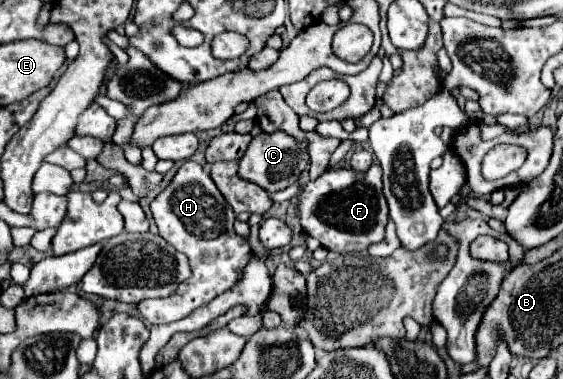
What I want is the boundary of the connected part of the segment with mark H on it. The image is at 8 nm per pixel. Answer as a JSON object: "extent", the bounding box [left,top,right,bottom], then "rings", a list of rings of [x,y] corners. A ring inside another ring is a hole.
{"extent":[138,160,252,324],"rings":[[[186,160],[178,168],[168,188],[152,200],[150,210],[158,226],[158,234],[176,250],[184,252],[192,266],[192,276],[178,284],[178,288],[168,298],[154,298],[138,304],[138,312],[144,320],[150,324],[166,324],[190,316],[198,306],[208,304],[214,296],[232,288],[240,280],[242,268],[252,256],[252,250],[250,244],[234,232],[232,208],[212,182],[210,172],[198,162]]]}

